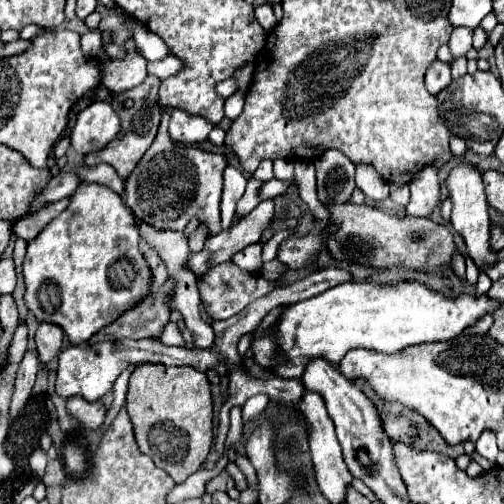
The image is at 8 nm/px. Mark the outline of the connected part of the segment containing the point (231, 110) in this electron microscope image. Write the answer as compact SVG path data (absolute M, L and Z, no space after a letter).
M236 92L230 98L226 98L224 108L226 108L226 116L230 120L236 120L242 114L242 108L244 108L244 92Z

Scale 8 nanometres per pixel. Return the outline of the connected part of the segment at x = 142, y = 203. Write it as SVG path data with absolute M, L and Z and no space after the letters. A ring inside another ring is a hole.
M164 114L156 140L146 150L132 174L126 178L124 202L138 220L154 226L156 230L184 230L192 218L198 218L200 226L190 234L188 242L190 252L200 252L206 238L222 230L220 194L222 172L226 164L226 156L222 154L212 154L198 146L174 142L168 134L168 114Z

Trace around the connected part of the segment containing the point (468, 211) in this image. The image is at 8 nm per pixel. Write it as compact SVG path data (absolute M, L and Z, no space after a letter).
M458 166L450 172L446 186L450 190L450 200L454 204L452 208L452 218L450 224L454 226L454 230L458 234L464 236L470 258L474 260L474 264L478 268L484 266L492 266L498 262L498 252L492 250L490 246L490 212L488 212L488 202L486 202L486 194L484 194L484 186L482 186L482 176L478 170L474 170L472 166Z

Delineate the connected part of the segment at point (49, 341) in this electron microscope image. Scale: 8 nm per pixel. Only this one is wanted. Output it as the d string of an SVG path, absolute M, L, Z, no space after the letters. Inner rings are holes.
M40 324L38 330L36 330L36 348L38 348L38 358L40 362L52 362L60 348L62 348L62 338L64 338L64 332L60 326L56 324Z

